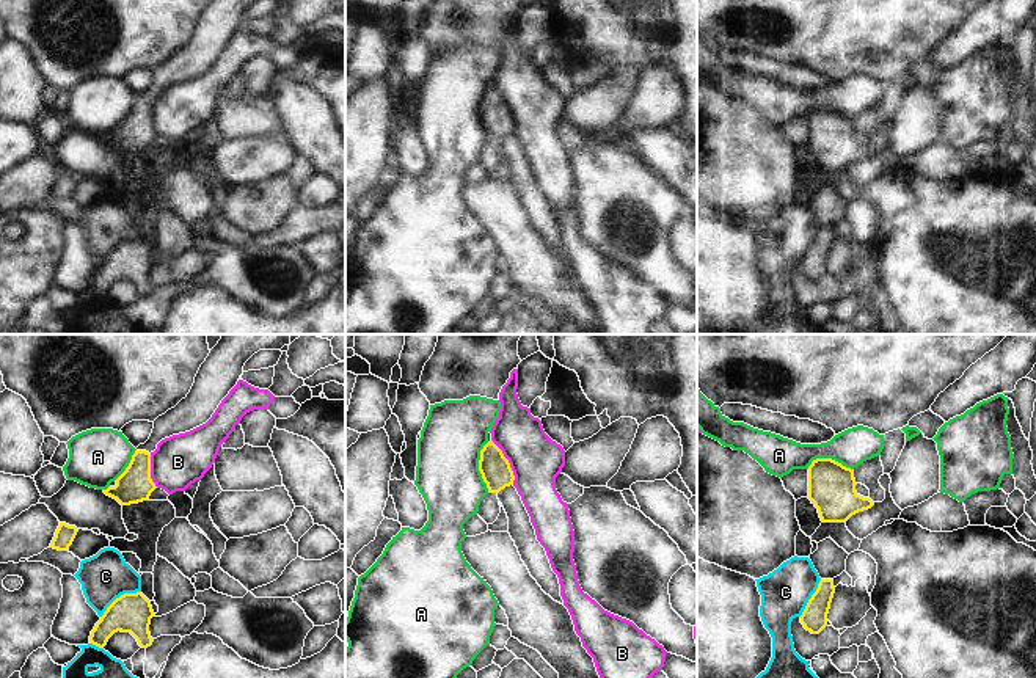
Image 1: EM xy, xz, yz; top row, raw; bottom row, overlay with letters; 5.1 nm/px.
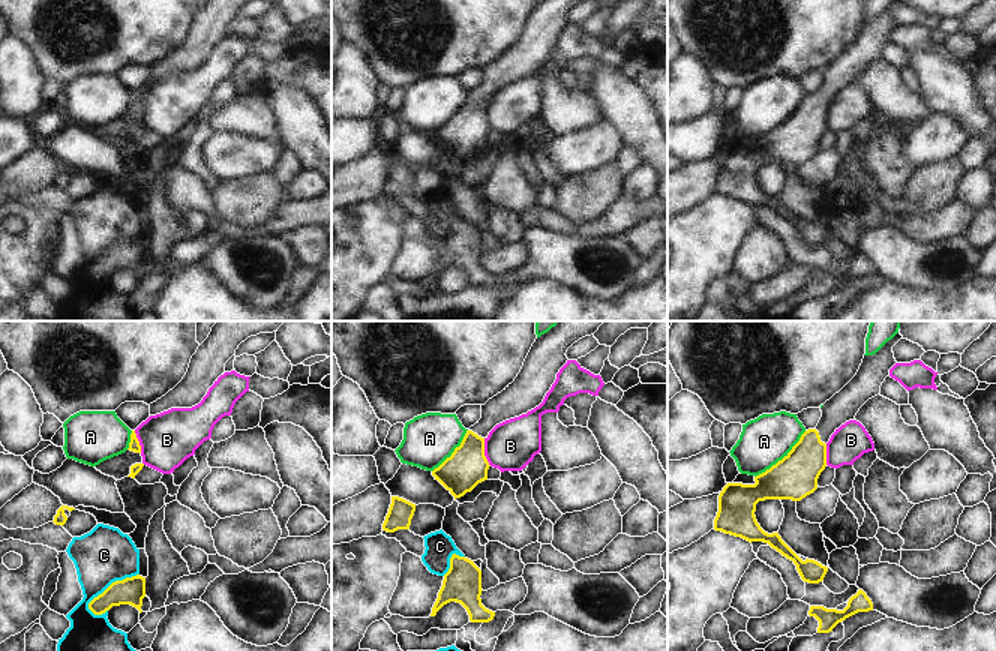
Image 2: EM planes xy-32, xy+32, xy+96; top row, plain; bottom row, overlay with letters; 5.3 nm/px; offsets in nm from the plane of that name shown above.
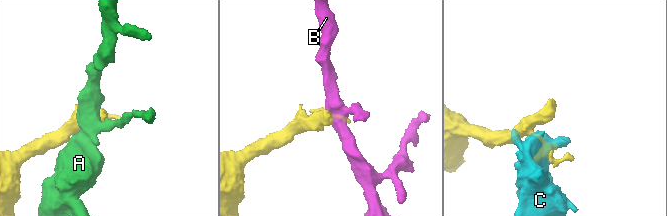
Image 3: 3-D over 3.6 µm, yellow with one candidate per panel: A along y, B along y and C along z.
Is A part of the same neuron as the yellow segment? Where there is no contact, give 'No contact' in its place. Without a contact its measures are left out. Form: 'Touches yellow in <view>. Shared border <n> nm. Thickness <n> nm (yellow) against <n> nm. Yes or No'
Touches yellow in xz. Shared border 260 nm. Thickness 160 nm (yellow) against 320 nm. No

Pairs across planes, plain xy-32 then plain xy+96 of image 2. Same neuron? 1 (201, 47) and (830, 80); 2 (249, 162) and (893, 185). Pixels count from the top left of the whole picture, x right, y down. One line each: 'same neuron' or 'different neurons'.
1: same neuron
2: different neurons

